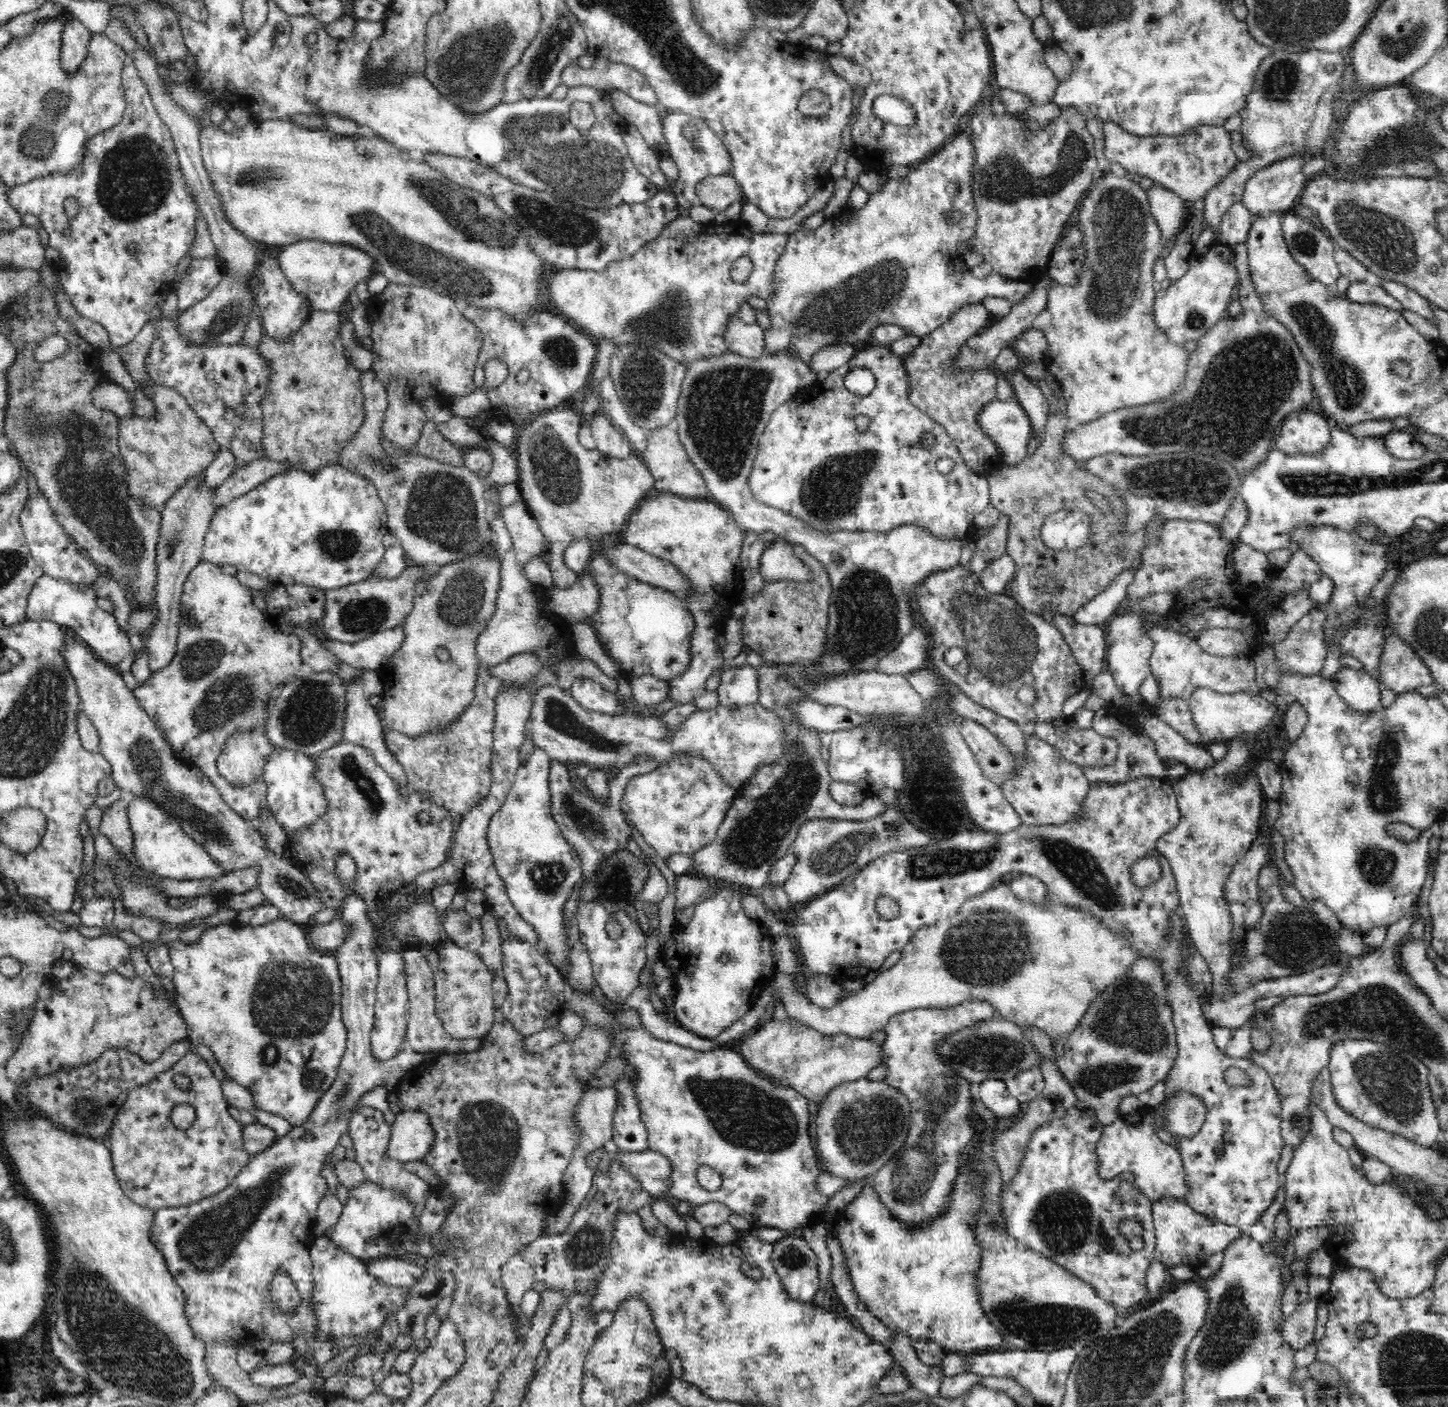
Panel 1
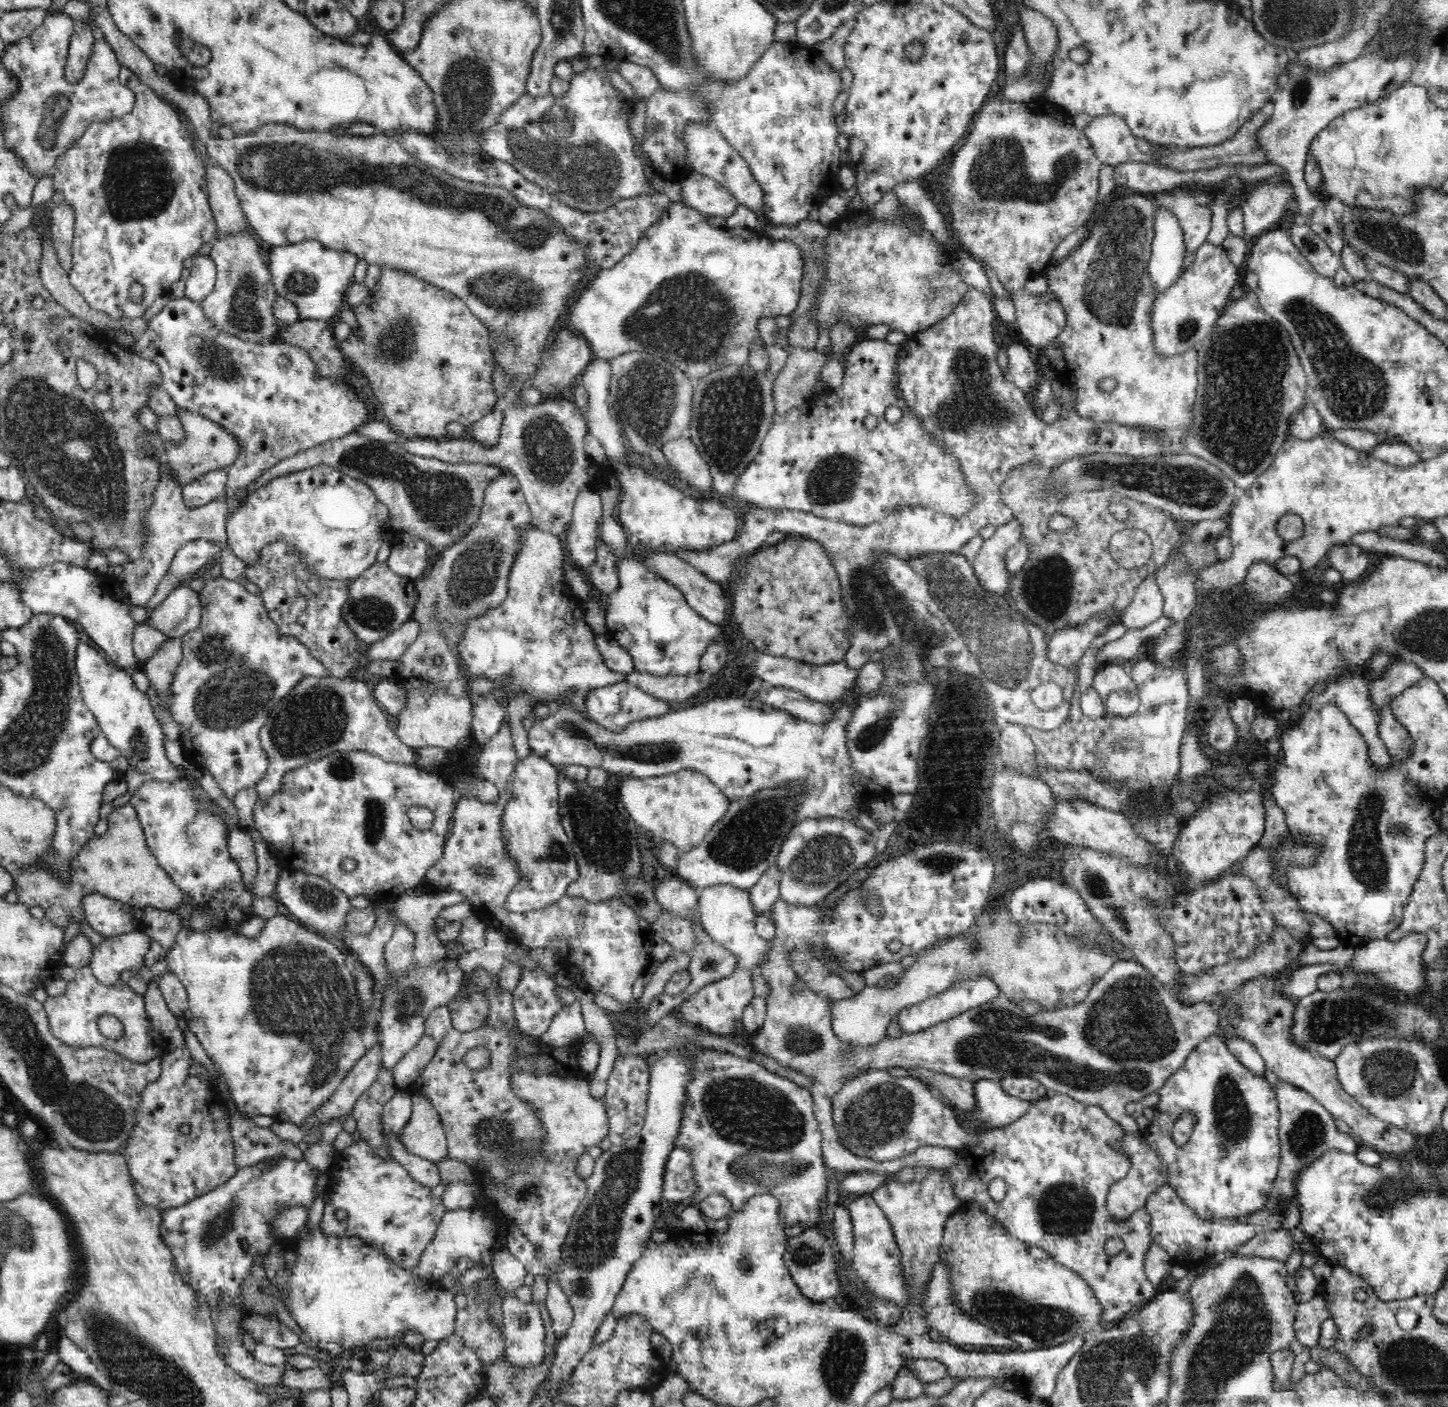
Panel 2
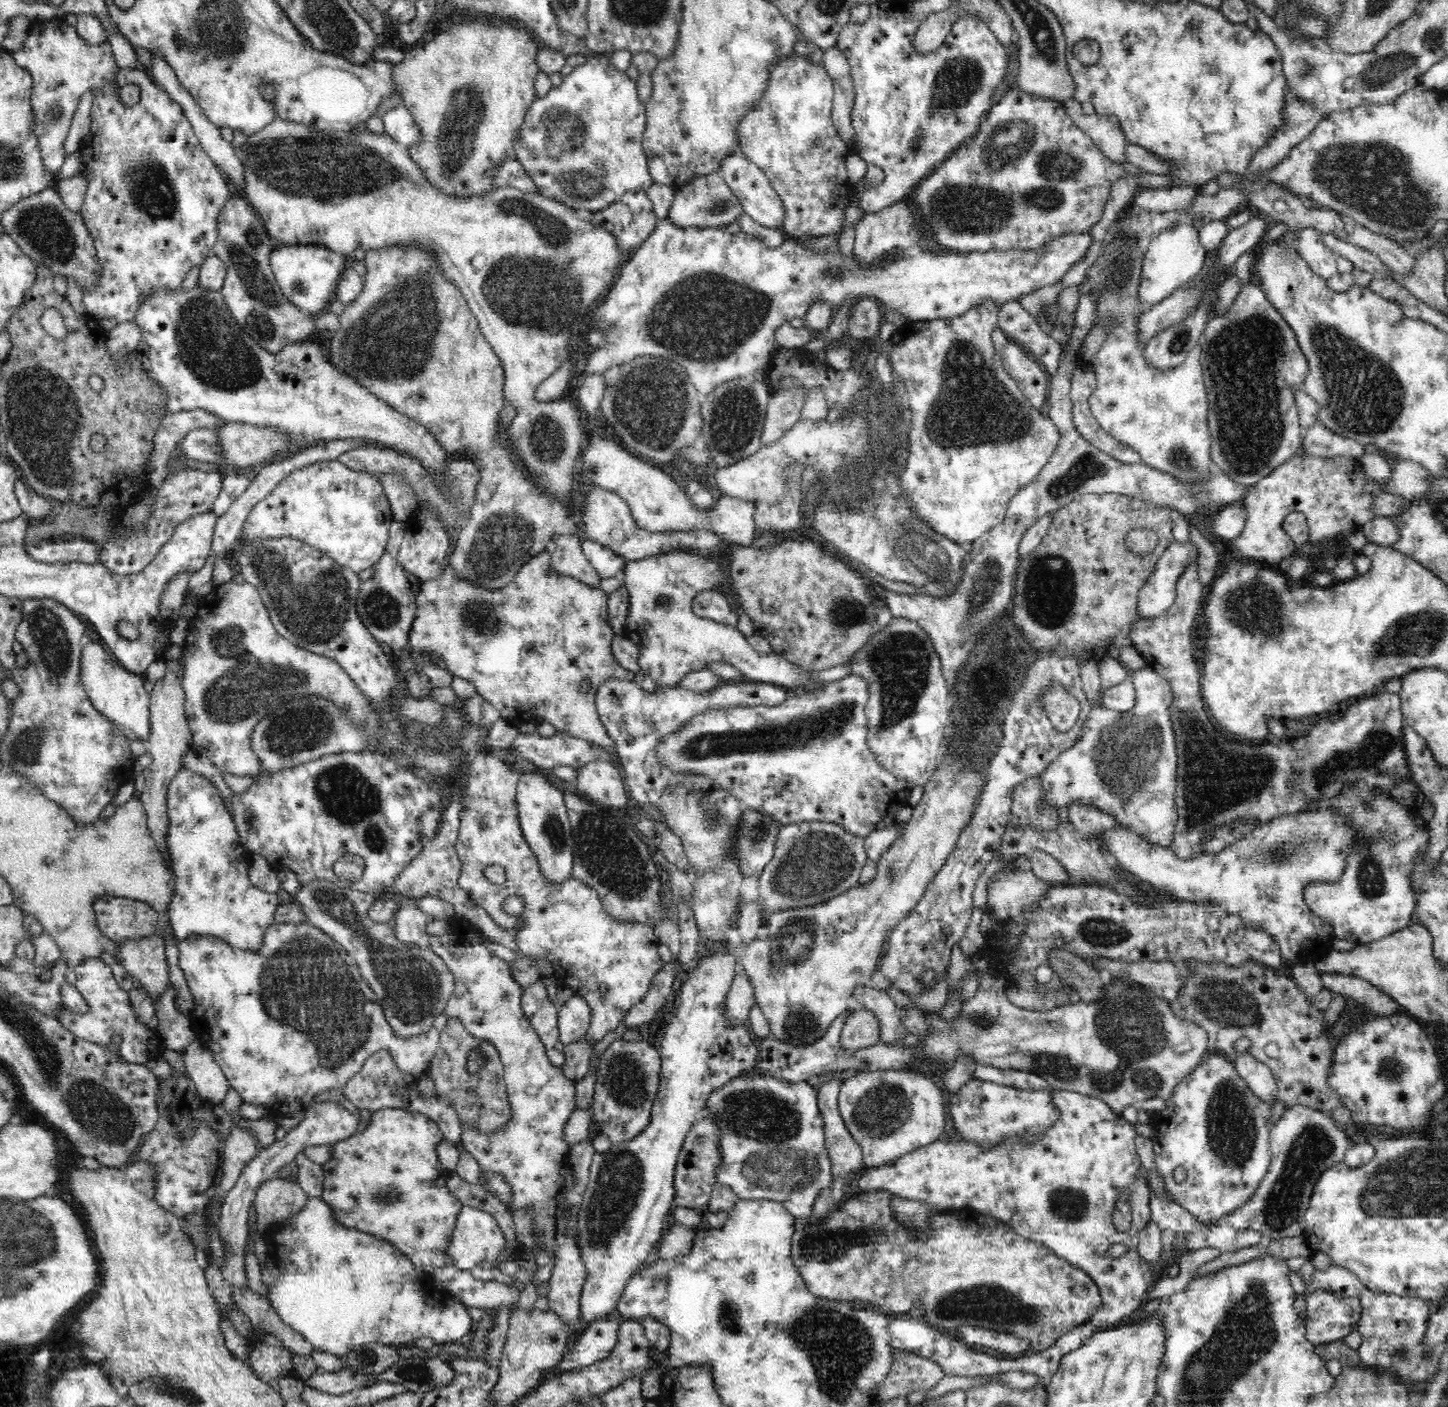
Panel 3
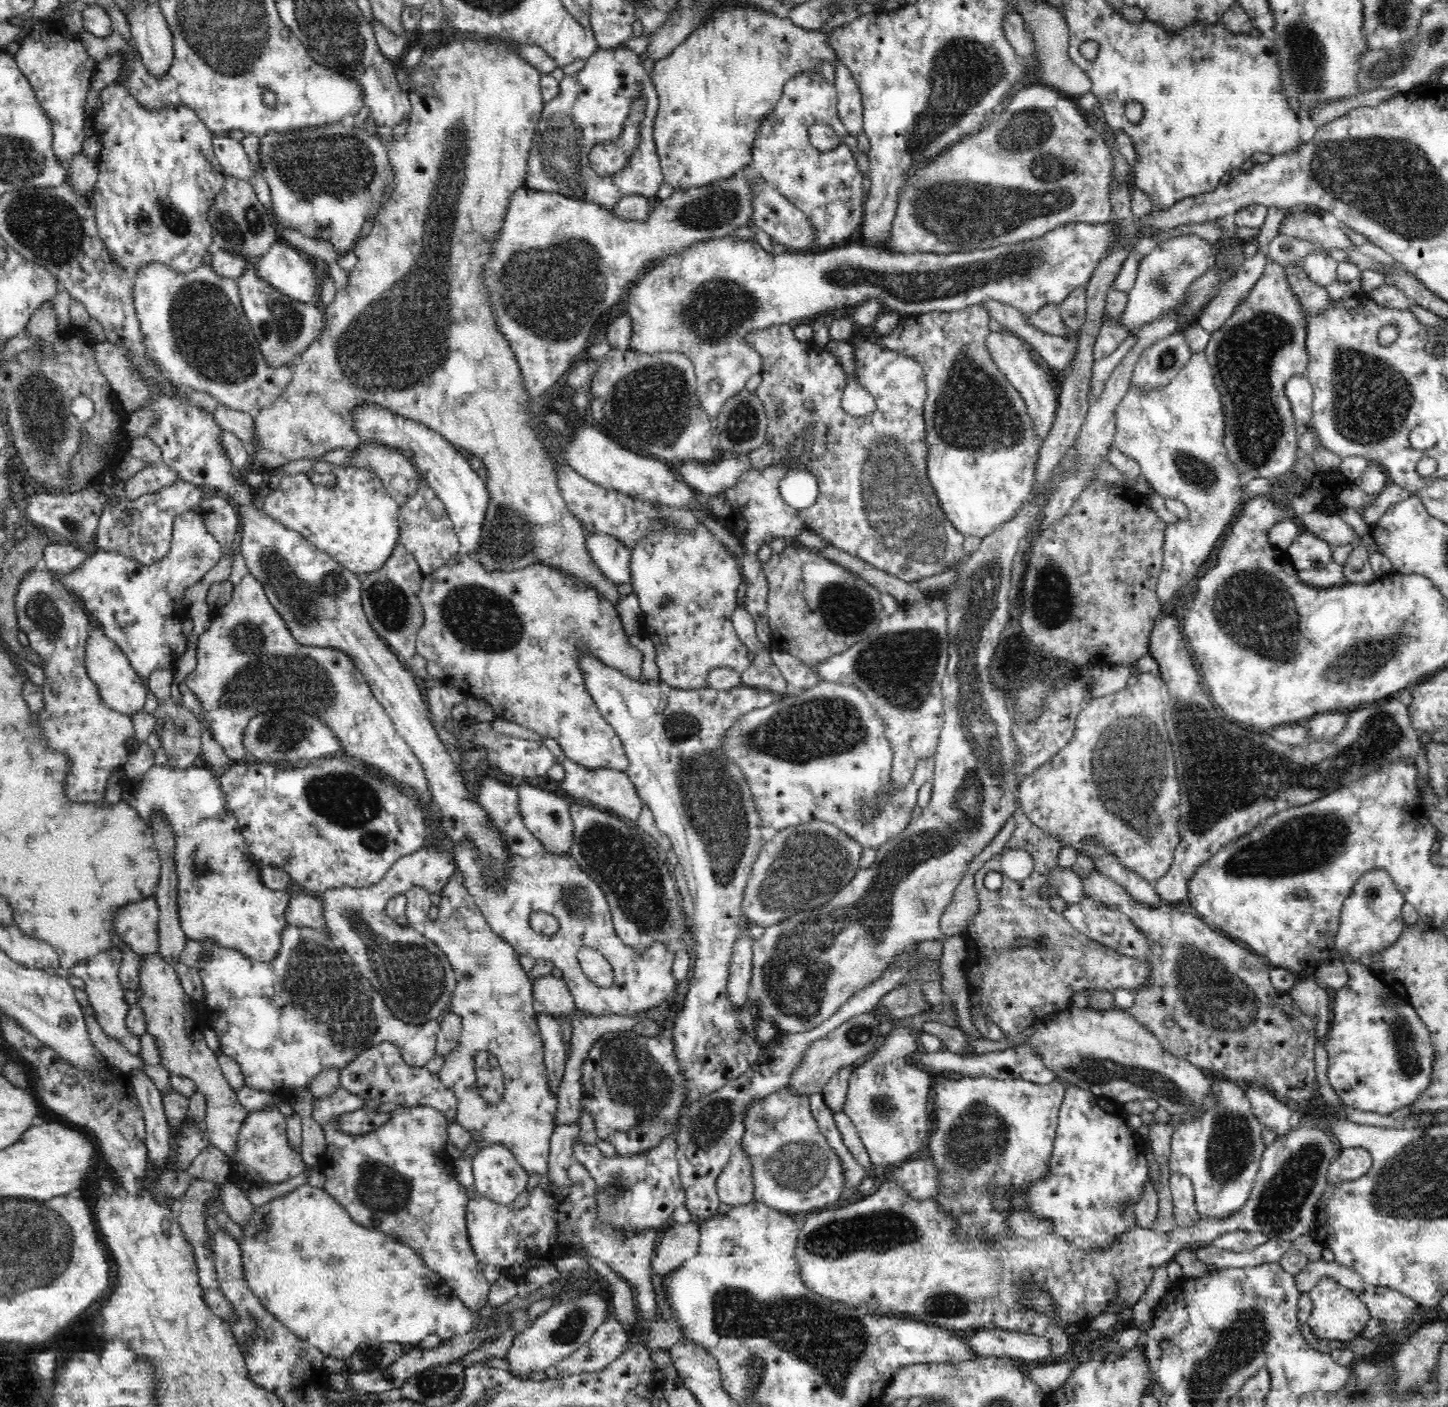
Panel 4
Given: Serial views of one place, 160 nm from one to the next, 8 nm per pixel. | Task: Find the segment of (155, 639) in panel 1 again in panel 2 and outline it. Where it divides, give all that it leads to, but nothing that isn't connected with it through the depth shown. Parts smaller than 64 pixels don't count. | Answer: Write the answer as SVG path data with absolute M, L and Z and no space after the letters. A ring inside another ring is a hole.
M166 640L166 644L152 655L152 658L143 662L140 669L146 673L148 679L154 687L161 699L161 704L165 708L167 704L167 696L169 695L169 684L182 662L183 648L180 640Z

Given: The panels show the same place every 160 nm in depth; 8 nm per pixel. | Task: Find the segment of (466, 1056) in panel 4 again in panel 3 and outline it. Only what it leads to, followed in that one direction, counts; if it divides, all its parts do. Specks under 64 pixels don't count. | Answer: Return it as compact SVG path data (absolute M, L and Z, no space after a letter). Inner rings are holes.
M455 916L450 920L449 929L446 930L446 934L442 934L442 936L432 936L426 935L425 943L428 943L428 946L438 955L440 958L448 965L450 971L455 978L455 989L450 996L450 1000L448 1000L448 1004L446 1004L445 1014L449 1016L449 1018L458 1018L462 1021L462 1024L468 1029L468 1032L476 1039L484 1039L489 1043L492 1043L499 1052L499 1056L501 1058L501 1062L503 1063L503 1078L507 1087L507 1094L509 1095L509 1102L512 1108L512 1119L511 1122L502 1129L494 1130L492 1134L484 1134L483 1132L478 1132L476 1127L472 1127L472 1125L462 1125L462 1134L461 1134L461 1142L464 1144L466 1151L472 1155L474 1159L479 1164L481 1168L481 1172L486 1174L486 1172L497 1172L498 1174L502 1175L502 1178L506 1181L507 1186L510 1187L511 1197L509 1201L505 1202L505 1206L511 1211L516 1212L523 1210L530 1204L532 1208L534 1208L534 1234L536 1235L535 1239L535 1246L534 1251L537 1250L536 1247L543 1248L548 1252L548 1256L554 1257L554 1267L552 1275L549 1279L548 1283L548 1292L547 1292L547 1299L549 1302L549 1310L555 1312L564 1324L568 1324L570 1326L575 1326L578 1322L578 1314L580 1310L580 1299L581 1299L581 1292L582 1287L586 1278L586 1267L583 1265L582 1259L580 1259L579 1250L576 1244L576 1241L568 1235L569 1229L569 1215L571 1214L571 1210L566 1207L566 1197L564 1196L565 1188L566 1188L566 1176L570 1174L570 1165L569 1162L569 1155L571 1152L571 1147L568 1145L568 1142L565 1140L564 1129L566 1129L567 1121L570 1119L570 1116L577 1110L577 1097L575 1092L575 1082L570 1080L564 1075L564 1071L562 1071L562 1067L557 1067L552 1064L552 1061L548 1058L548 1053L546 1052L546 1047L540 1038L540 1035L534 1030L534 1027L530 1024L528 1018L524 1014L524 1011L521 1007L521 998L523 995L523 988L514 980L514 977L511 973L511 968L508 962L498 958L491 950L488 950L484 946L486 936L475 929L475 927L470 924L466 919L461 918L459 916Z

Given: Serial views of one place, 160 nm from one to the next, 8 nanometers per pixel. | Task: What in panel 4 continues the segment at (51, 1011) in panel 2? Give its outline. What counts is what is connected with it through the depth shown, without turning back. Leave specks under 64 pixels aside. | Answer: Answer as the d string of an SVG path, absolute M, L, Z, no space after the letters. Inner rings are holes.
M112 948L106 952L99 952L83 963L76 964L69 969L71 979L81 984L87 994L88 1002L93 1008L93 1014L104 1032L112 1038L116 1038L126 1047L131 1054L138 1055L141 1044L140 1037L132 1034L126 1025L126 1016L129 1010L126 1002L125 990L119 979L119 968L121 966L122 951Z

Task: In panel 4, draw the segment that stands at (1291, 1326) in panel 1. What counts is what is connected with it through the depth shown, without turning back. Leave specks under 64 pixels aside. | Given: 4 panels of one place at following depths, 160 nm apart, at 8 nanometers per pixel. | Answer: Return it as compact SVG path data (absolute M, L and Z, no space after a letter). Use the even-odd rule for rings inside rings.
M1322 1278L1309 1295L1312 1299L1312 1309L1306 1322L1306 1331L1310 1338L1318 1337L1340 1342L1352 1340L1361 1336L1363 1328L1371 1319L1369 1308L1363 1300L1333 1278Z

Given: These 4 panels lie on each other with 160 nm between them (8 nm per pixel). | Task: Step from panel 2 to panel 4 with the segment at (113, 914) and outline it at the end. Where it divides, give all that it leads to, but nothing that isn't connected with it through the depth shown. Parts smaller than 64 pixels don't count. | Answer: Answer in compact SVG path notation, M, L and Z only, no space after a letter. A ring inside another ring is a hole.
M156 897L122 905L113 916L116 934L138 954L159 952L159 906Z

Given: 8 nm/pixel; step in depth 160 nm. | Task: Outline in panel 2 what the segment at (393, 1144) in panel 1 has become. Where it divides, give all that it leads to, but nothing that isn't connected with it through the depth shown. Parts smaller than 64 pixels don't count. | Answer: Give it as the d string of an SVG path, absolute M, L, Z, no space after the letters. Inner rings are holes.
M413 1094L412 1100L412 1118L401 1130L401 1144L408 1153L434 1163L448 1159L447 1136L438 1112L423 1095Z

